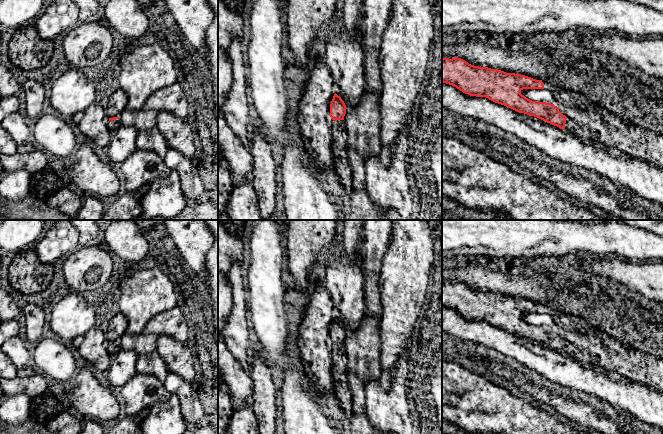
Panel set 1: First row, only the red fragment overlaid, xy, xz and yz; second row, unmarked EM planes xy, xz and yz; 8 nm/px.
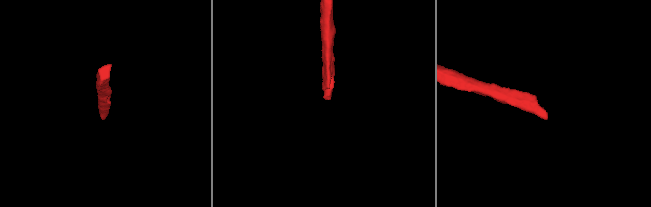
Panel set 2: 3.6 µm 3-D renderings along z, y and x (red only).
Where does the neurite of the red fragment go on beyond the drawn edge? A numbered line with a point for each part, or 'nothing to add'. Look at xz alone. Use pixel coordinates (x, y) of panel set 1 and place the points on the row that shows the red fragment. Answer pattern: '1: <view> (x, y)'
1: xz (339, 144)

